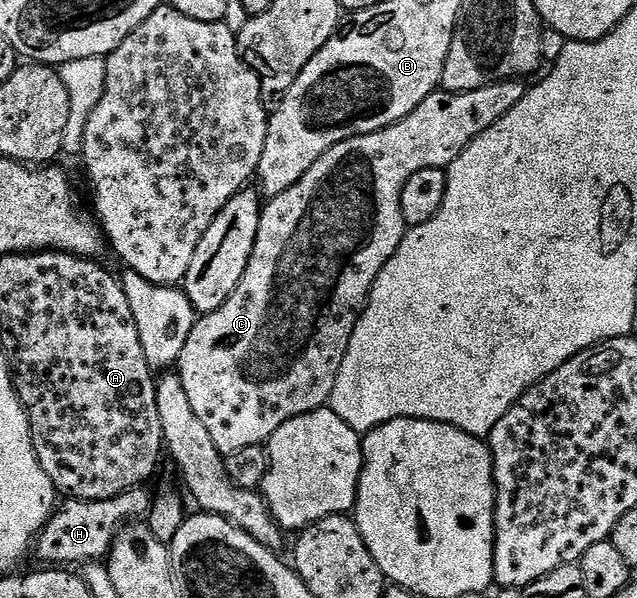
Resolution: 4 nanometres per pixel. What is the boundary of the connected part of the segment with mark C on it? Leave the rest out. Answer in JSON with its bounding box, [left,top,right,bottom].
[178,79,525,457]

